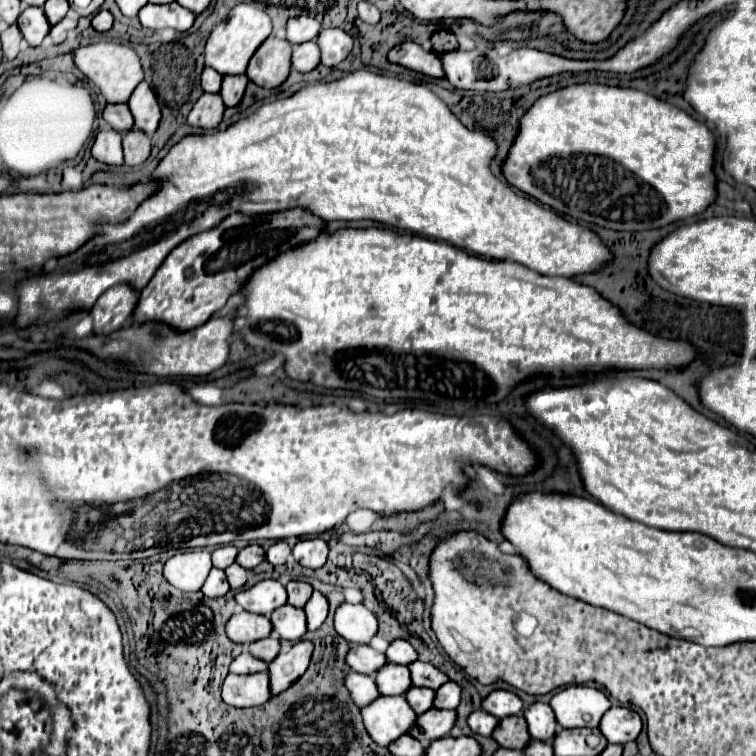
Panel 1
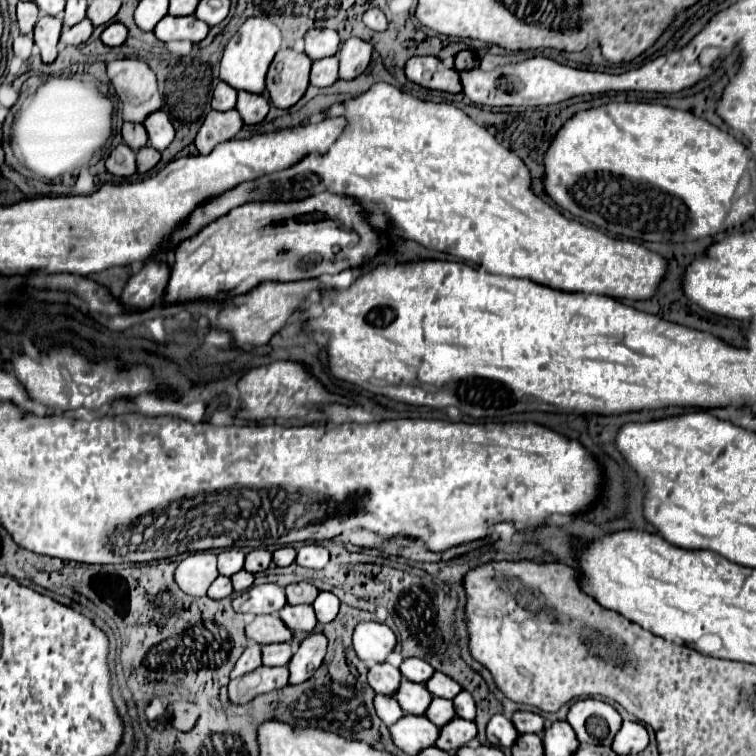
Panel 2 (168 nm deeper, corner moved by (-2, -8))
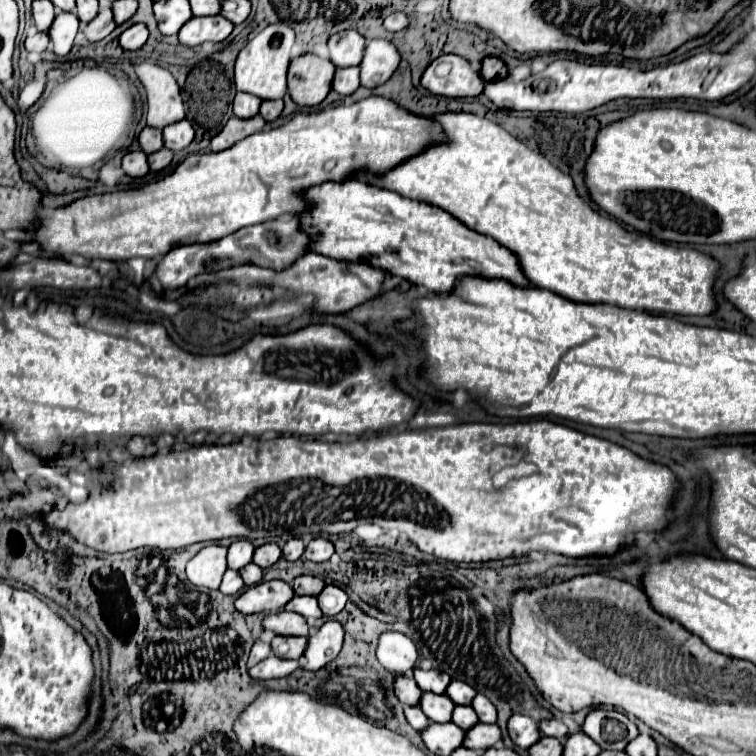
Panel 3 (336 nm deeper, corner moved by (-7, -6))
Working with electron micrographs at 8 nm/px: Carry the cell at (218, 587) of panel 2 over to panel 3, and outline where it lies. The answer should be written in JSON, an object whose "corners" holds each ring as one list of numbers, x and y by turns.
{"corners":[[228,569,224,573,224,579,222,579,222,585,220,585,220,591,226,593,226,595,236,595,238,591,244,589,244,581,240,577,240,571,234,571,234,569]]}

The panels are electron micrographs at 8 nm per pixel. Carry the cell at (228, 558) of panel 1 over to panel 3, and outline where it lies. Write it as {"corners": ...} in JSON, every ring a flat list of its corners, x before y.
{"corners":[[238,539,228,547,228,567,230,569,242,569,244,565,248,565,252,561,252,553,254,553,254,545,246,539]]}

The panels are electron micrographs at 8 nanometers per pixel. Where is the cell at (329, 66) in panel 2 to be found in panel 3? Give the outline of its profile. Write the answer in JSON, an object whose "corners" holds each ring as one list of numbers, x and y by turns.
{"corners":[[350,67,350,69,338,69,334,77,334,91,340,95,352,95,360,87,360,69]]}

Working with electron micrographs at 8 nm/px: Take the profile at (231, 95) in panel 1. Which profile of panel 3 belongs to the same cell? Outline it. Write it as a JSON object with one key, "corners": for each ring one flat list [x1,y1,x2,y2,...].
{"corners":[[262,101,260,105,260,115,266,119,266,121,274,121,278,119,278,115,282,113,284,109,284,101]]}

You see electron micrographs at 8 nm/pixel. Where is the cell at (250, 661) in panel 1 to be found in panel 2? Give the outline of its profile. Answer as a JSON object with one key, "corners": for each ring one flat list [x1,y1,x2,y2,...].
{"corners":[[249,643,249,647,245,649,245,653,239,657,235,669,231,671,231,677,241,677,245,673,251,673,259,665,261,665,261,645]]}

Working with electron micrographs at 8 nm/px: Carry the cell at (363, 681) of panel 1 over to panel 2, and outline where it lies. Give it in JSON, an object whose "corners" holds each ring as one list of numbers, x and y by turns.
{"corners":[[375,695,375,699,373,699,373,707,375,707,375,711,377,711,377,717,385,723,385,725,389,725,389,723,395,723,401,715,403,715,403,711,401,711,401,707,397,705,397,699,393,697,393,695]]}

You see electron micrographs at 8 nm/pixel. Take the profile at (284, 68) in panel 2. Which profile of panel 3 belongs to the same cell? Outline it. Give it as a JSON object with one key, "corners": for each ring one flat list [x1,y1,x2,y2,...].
{"corners":[[302,55,290,63,288,85,290,97,298,105,318,105,326,99,332,89,334,79,334,63,316,55]]}

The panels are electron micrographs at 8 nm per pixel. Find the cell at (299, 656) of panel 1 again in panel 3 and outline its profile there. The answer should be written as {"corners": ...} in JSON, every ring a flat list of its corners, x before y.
{"corners":[[326,621,314,635,308,637,308,647,304,651,308,671,318,671,338,657,344,643,344,629,338,621]]}

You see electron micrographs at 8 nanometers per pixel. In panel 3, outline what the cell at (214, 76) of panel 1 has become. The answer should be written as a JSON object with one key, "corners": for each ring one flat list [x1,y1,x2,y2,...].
{"corners":[[236,93,234,97,234,103,232,103,232,109,234,109,234,115,240,117,240,119,250,119,254,115,258,115,260,111,260,103,258,97,250,97,246,93]]}

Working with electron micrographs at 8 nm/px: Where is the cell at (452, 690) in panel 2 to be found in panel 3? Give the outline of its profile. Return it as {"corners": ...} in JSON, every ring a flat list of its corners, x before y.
{"corners":[[452,681,450,683,450,689,446,689,446,695,456,703,456,705,470,705,472,699,476,697,476,691,464,683,464,681]]}

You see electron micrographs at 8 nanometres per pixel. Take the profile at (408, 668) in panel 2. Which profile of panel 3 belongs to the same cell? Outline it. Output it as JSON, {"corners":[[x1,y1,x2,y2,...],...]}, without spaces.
{"corners":[[414,669,414,679,418,683,418,687,422,691,430,691,430,693,446,693,446,687,450,685,450,675,444,673,444,671,438,671,438,669,432,669,432,671,424,671,424,669]]}

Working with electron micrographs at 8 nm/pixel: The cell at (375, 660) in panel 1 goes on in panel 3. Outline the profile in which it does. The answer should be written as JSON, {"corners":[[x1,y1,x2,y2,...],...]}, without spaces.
{"corners":[[398,677,394,683,394,693,404,705,418,705,422,697,422,689,416,685,412,677]]}

